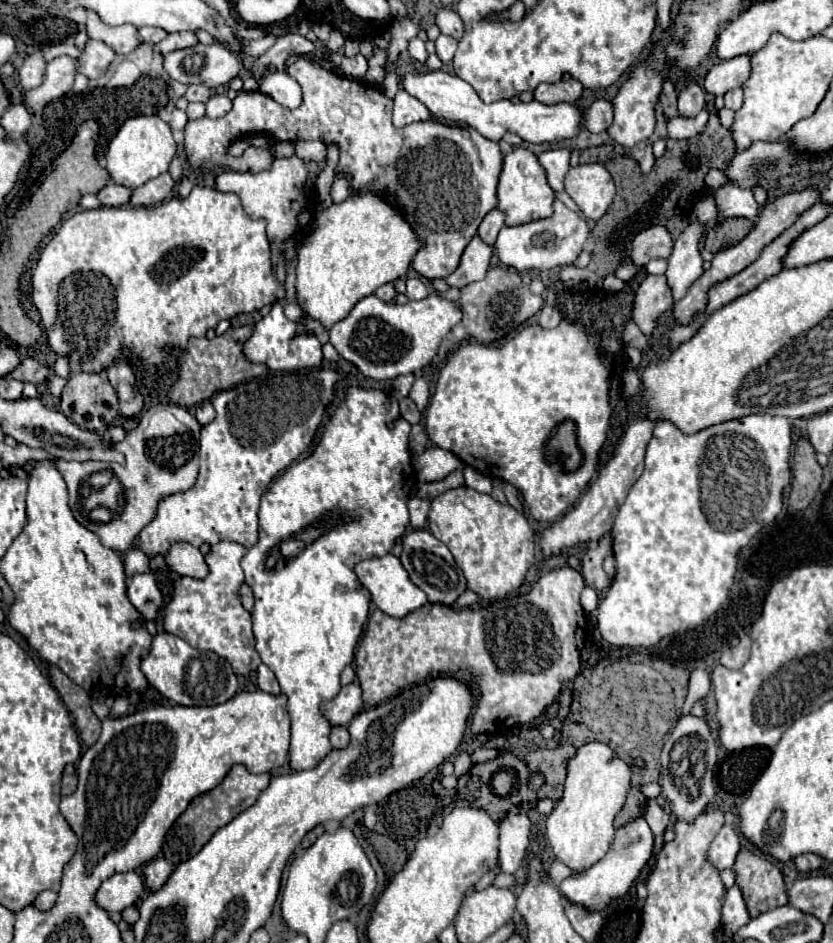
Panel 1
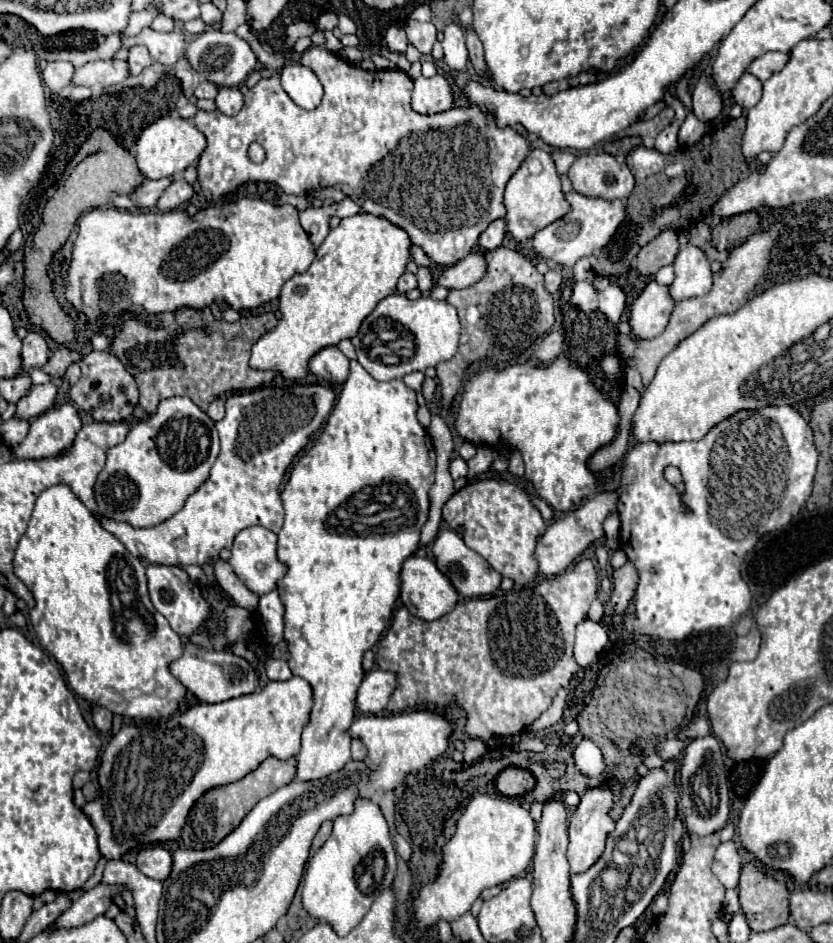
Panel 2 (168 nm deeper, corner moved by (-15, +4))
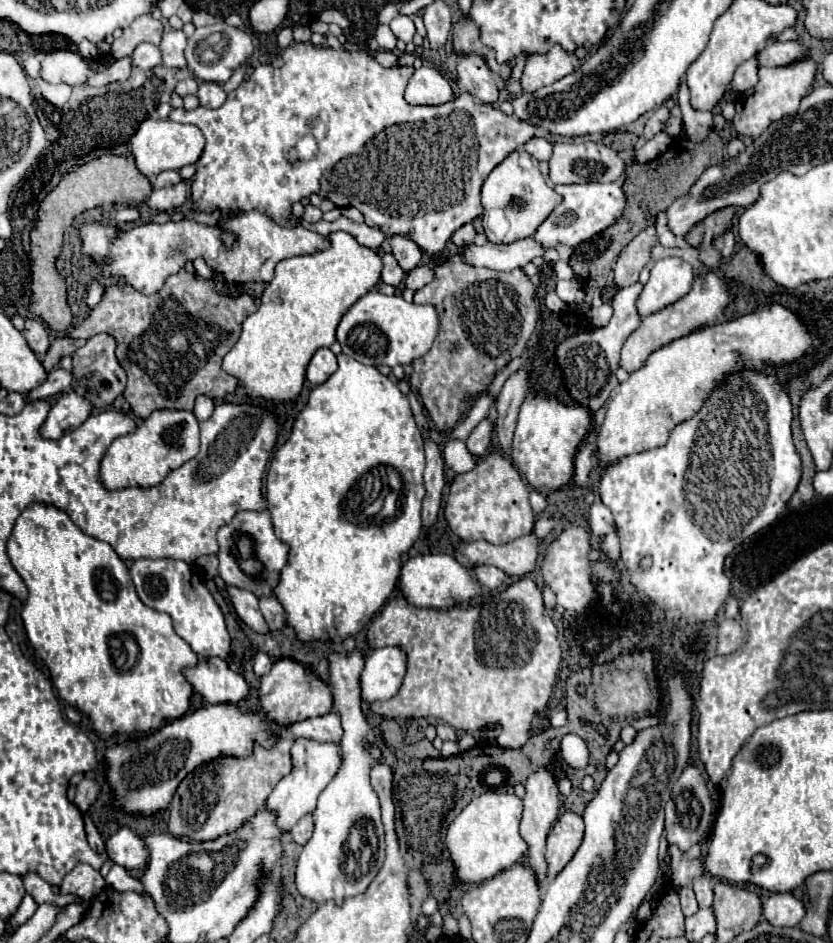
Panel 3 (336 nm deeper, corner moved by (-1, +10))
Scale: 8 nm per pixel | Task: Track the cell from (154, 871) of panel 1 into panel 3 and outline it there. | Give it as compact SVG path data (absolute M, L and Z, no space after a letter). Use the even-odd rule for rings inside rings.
M120 828L108 838L106 852L114 864L124 866L126 870L144 868L150 856L146 842L128 828Z

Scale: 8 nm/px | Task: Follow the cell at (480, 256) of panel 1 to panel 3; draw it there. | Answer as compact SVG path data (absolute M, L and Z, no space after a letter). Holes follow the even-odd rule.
M420 264L412 272L408 272L404 284L406 284L406 288L420 290L422 286L426 286L432 280L434 280L434 268L432 266L426 266L426 264Z

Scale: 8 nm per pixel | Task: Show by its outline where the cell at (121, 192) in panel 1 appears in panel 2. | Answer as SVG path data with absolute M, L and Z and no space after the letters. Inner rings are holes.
M162 178L162 180L144 180L132 194L130 198L142 208L142 210L152 210L156 206L156 200L164 194L164 190L172 184L172 178Z

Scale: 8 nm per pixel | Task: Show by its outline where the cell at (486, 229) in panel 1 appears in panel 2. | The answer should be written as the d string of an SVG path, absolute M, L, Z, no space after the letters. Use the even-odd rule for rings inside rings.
M500 218L500 220L494 220L478 238L478 246L484 248L484 250L494 250L498 246L502 246L502 238L506 234L506 222Z

